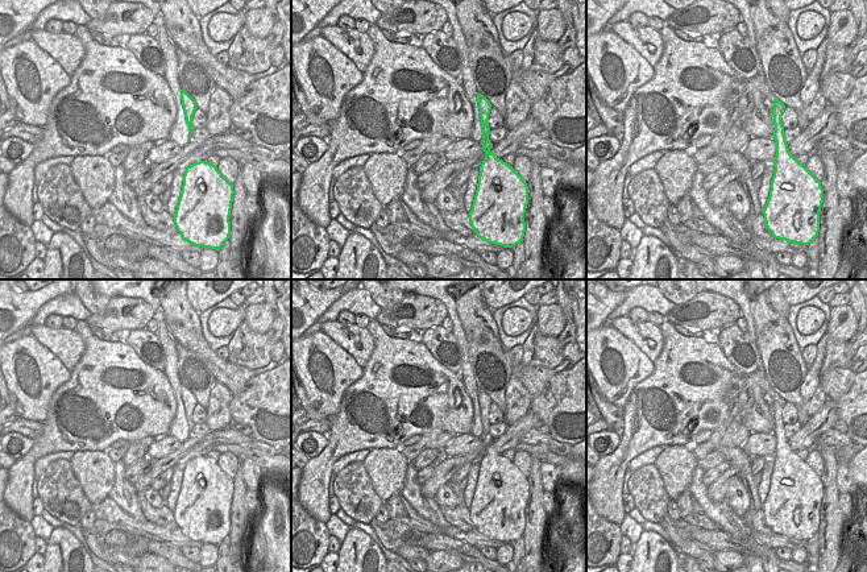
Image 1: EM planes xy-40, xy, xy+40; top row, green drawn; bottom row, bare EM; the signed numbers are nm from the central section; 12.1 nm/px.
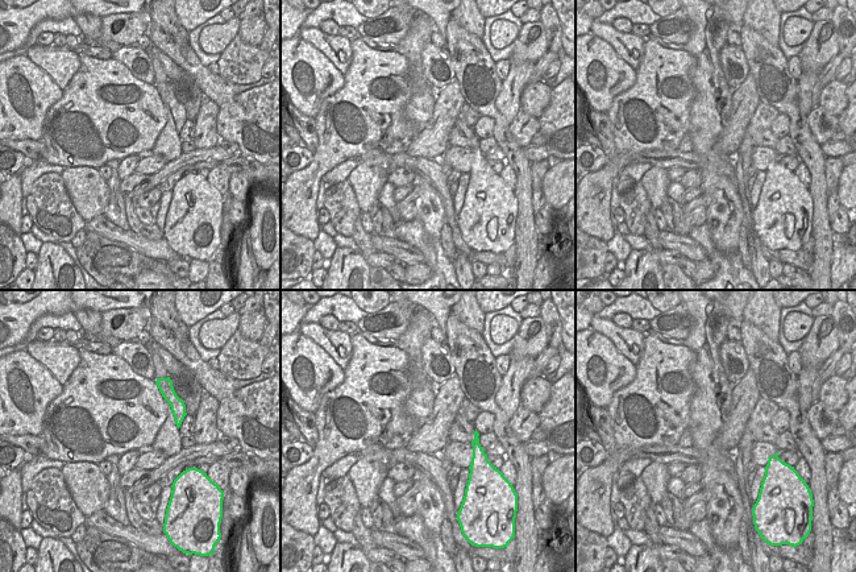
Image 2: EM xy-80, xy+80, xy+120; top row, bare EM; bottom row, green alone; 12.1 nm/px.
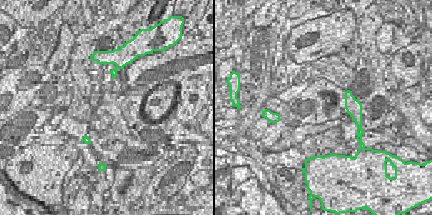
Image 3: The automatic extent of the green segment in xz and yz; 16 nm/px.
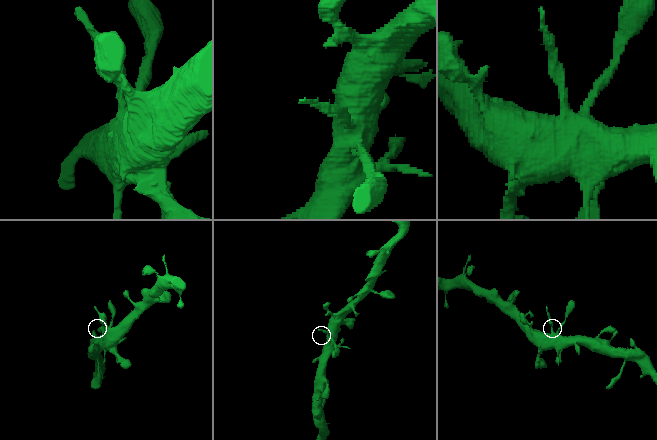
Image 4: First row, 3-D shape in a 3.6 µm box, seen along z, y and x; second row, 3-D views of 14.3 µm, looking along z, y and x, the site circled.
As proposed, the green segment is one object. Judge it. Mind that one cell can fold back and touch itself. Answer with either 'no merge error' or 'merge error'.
merge error

